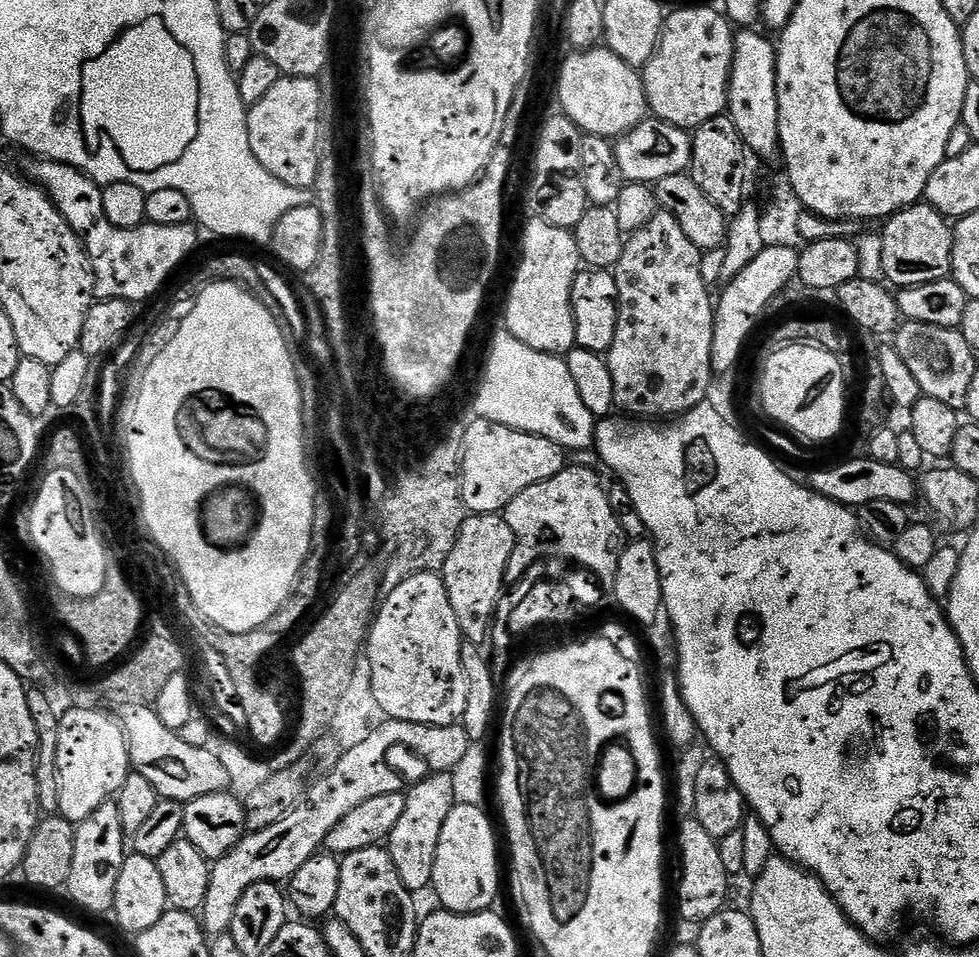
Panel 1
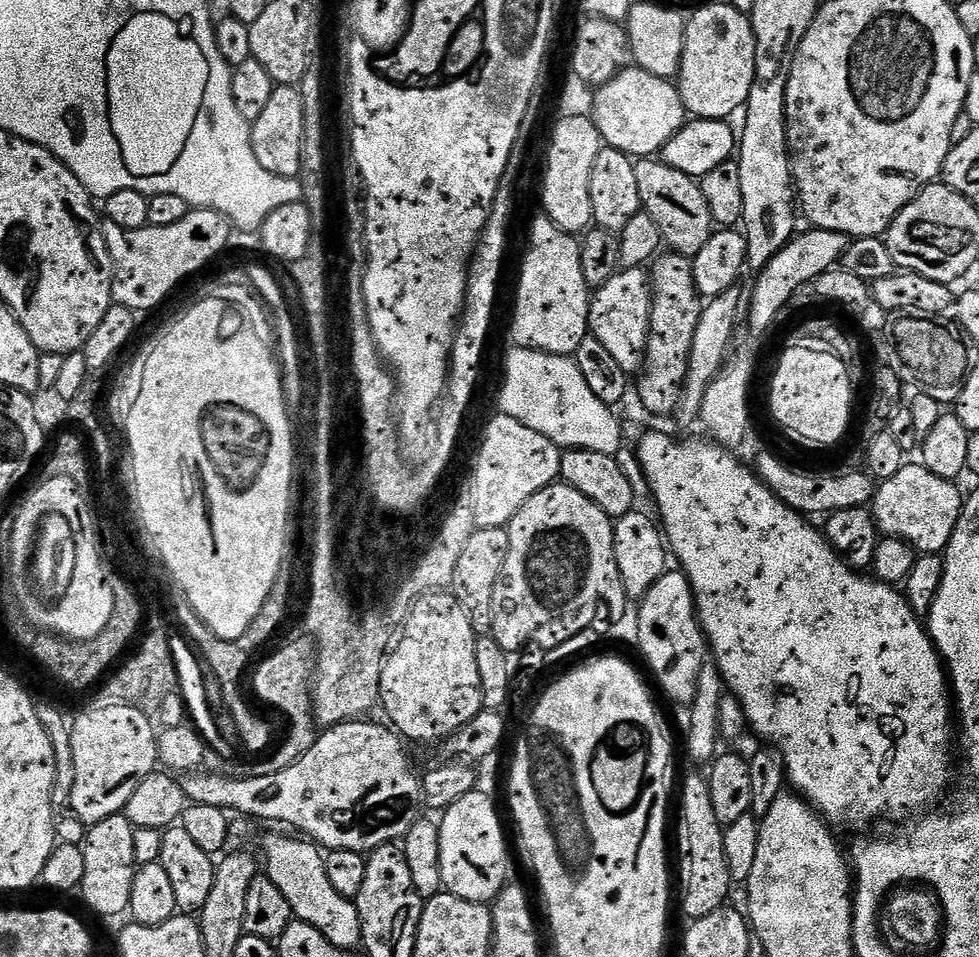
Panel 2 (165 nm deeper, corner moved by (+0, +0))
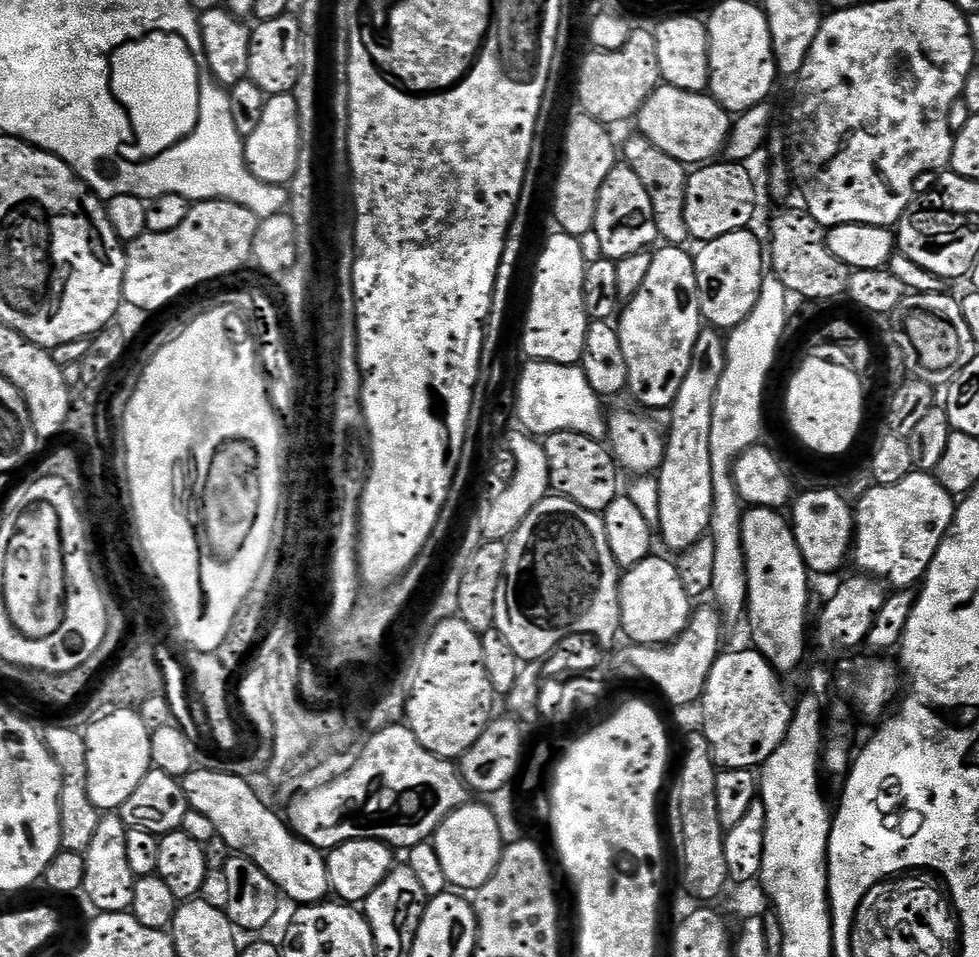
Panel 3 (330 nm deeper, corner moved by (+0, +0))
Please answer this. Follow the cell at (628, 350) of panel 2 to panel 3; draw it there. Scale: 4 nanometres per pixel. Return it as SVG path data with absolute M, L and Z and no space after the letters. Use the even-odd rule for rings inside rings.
M684 246L657 247L638 294L623 305L618 316L622 355L626 358L627 391L632 392L641 409L671 409L694 358L694 342L698 342L702 330L702 317L696 261L688 250Z

